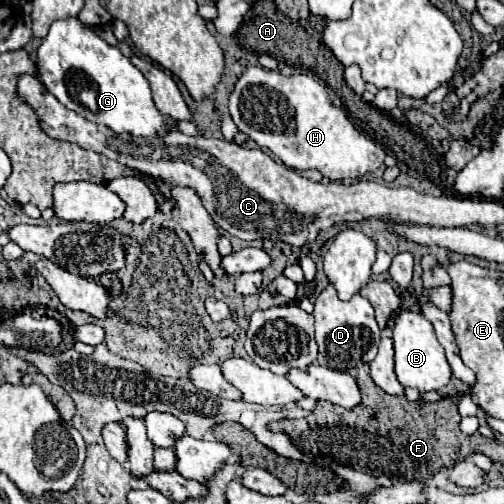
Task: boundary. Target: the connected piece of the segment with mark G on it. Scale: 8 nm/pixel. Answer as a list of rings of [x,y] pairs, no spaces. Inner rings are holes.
[[[79,18],[55,20],[49,34],[37,48],[37,72],[47,90],[69,110],[95,124],[105,124],[115,132],[131,132],[135,136],[163,136],[167,132],[165,118],[153,104],[151,88],[139,68],[121,54],[117,46],[107,44]],[[81,70],[85,80],[77,86],[71,78]]]

